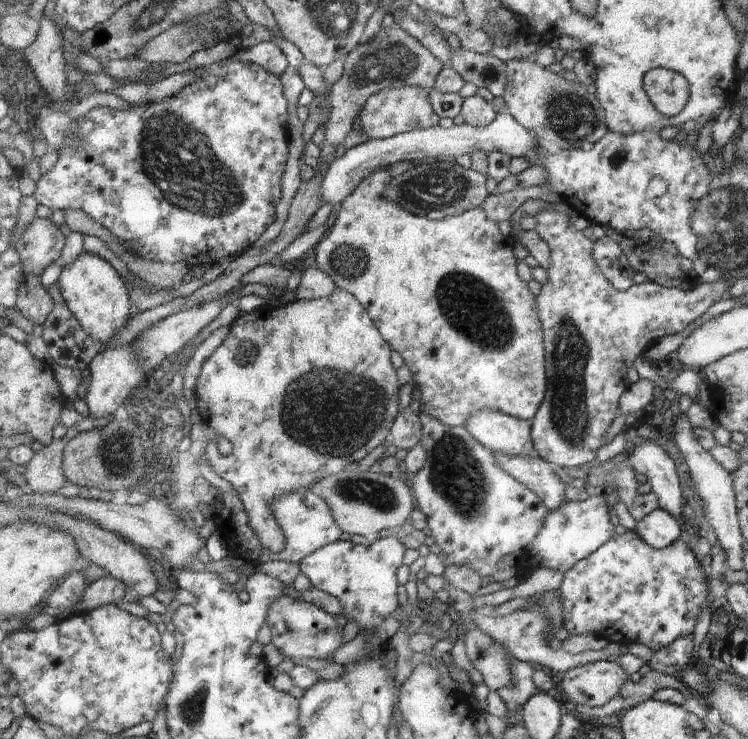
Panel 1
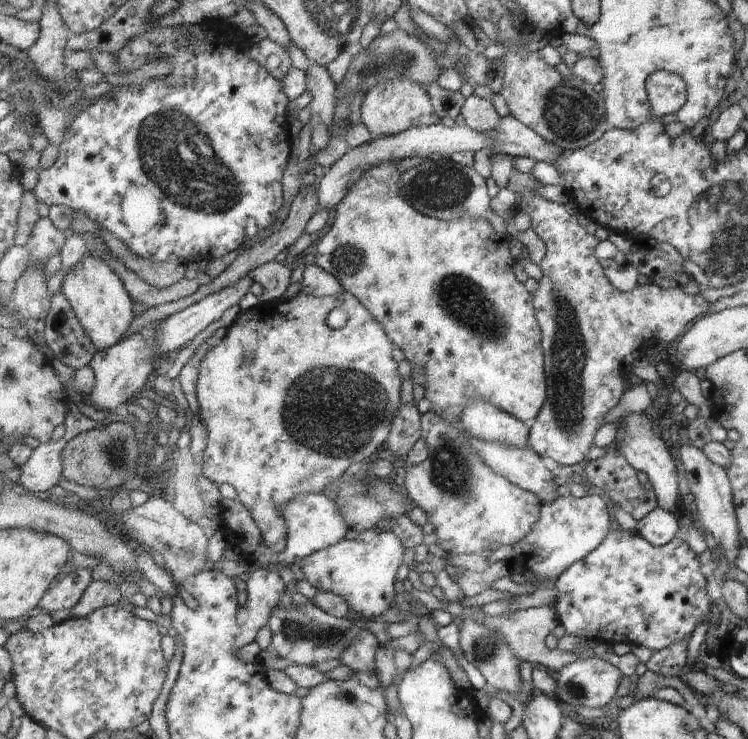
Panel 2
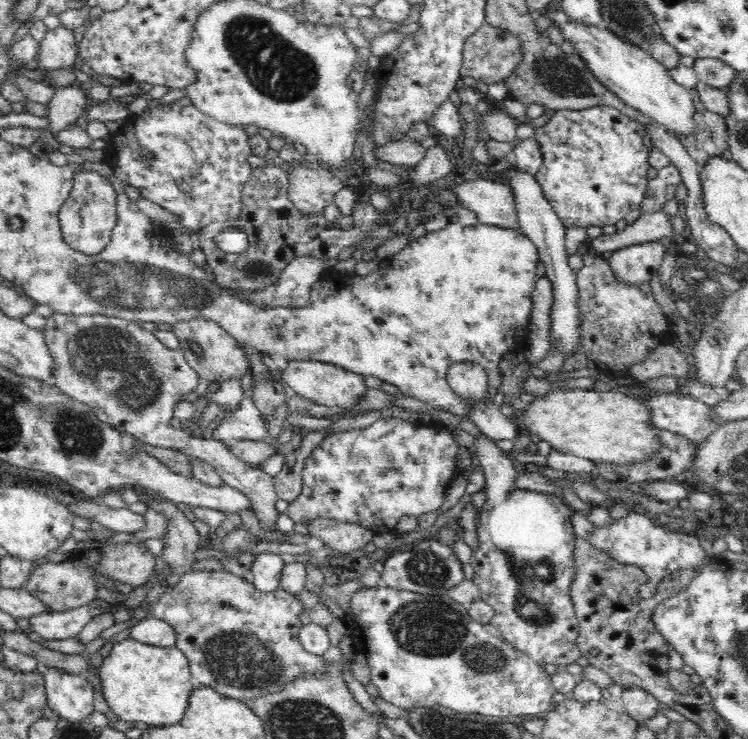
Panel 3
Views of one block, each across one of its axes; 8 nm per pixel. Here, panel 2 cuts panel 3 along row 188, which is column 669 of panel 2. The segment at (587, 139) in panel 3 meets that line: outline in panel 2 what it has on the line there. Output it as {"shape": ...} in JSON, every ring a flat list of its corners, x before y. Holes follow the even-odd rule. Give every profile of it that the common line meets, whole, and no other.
{"shape":[[625,530,610,531,609,536,605,538,602,546,599,546,597,550,593,550,589,556,585,556,585,558,579,560,579,562,575,562,573,566,558,578,555,584,558,589,558,595,554,605,558,613,558,619,564,626,566,633,585,640,599,640,599,642,607,646,627,643,629,645,647,647,654,652,668,648,672,643,685,643,695,626,704,621,703,618,707,616,707,610,709,610,709,598,707,598,707,590,705,590,705,578,703,578,703,574,699,572,697,554,691,552,691,550,687,548,687,544,679,538,674,537,672,540,669,540,668,544,657,547,641,536,636,530,632,532,625,532]]}

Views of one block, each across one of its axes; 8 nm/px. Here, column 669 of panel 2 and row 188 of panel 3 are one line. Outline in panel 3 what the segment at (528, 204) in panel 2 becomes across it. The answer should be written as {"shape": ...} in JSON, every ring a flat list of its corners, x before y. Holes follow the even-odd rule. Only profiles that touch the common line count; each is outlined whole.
{"shape":[[296,164,294,170,289,176,288,195,290,201,298,208,303,215,322,216,325,208,334,203,334,196,343,189,341,178,324,166,318,169,310,170,300,164]]}

